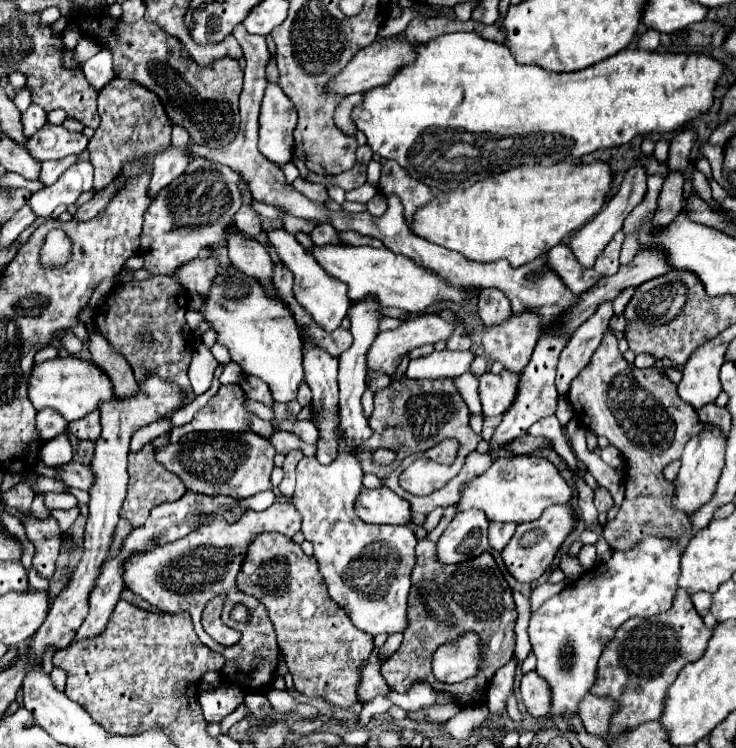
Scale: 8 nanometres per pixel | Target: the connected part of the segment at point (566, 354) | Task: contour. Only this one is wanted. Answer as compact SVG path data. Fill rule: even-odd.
M608 300L608 304L600 304L600 308L596 308L596 312L572 334L558 362L558 372L556 372L558 394L566 396L572 378L578 376L580 368L584 368L590 362L594 350L602 340L602 334L608 330L608 322L612 316L614 316L612 300Z

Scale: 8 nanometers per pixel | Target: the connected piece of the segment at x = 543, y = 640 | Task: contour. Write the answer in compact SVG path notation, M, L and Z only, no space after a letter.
M646 536L626 552L612 552L606 564L584 572L532 614L528 636L538 658L536 672L552 686L552 716L578 712L580 698L588 694L596 680L596 662L602 650L626 620L652 618L672 608L680 578L680 556L676 540Z

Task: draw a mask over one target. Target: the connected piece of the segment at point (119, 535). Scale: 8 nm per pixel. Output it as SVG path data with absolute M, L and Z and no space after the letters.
M120 520L120 522L118 522L118 526L116 526L116 534L114 534L114 542L112 542L112 548L110 548L110 558L118 554L124 536L126 536L130 530L132 530L132 526L130 526L126 520Z

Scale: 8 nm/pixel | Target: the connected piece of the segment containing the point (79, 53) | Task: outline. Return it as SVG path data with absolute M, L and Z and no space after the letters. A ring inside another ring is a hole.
M82 36L80 42L78 42L78 46L76 46L76 62L78 62L78 64L84 64L84 62L86 62L88 58L92 58L96 52L100 52L100 46L98 46L92 38Z

